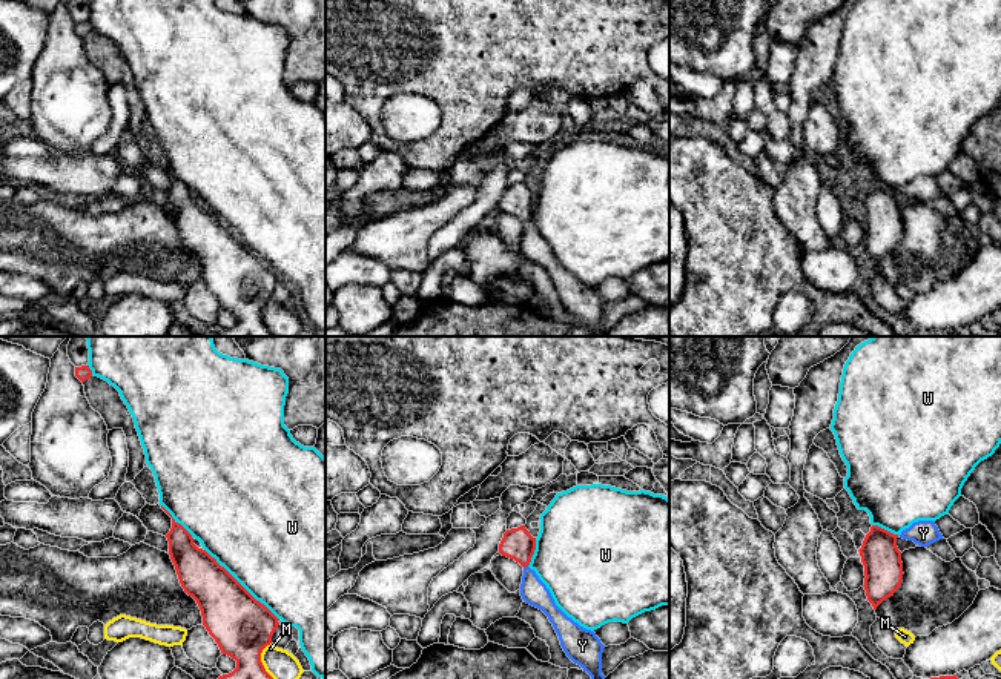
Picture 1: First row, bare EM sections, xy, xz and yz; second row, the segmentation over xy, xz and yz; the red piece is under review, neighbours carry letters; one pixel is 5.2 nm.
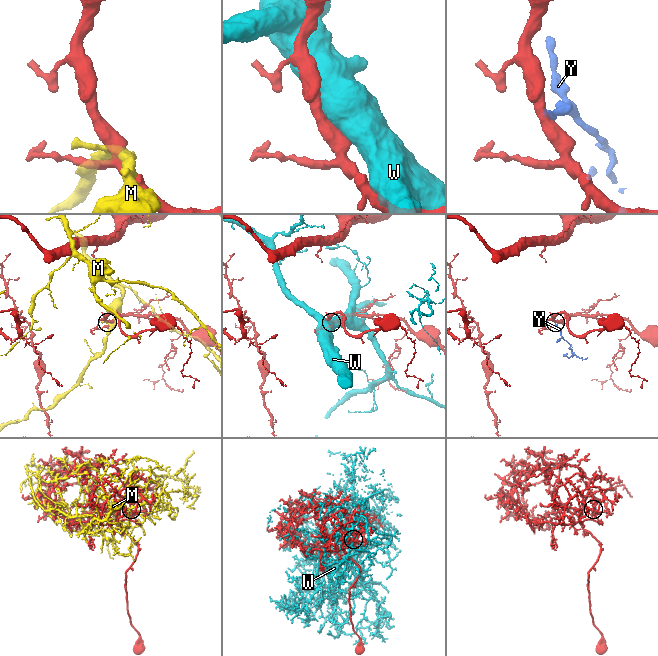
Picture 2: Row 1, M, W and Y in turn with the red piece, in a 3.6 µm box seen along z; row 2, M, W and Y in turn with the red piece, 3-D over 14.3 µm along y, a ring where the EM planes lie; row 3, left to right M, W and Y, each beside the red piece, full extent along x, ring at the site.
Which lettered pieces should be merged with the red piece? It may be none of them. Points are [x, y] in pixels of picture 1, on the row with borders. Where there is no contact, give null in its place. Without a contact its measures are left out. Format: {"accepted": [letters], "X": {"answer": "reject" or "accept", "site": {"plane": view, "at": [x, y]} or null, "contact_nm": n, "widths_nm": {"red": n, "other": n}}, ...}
{"accepted": ["Y"], "M": {"answer": "reject", "site": {"plane": "xy", "at": [260, 661]}, "contact_nm": 190, "widths_nm": {"red": 320, "other": 160}}, "W": {"answer": "reject", "site": {"plane": "xy", "at": [240, 584]}, "contact_nm": 550, "widths_nm": {"red": 320, "other": 500}}, "Y": {"answer": "accept", "site": {"plane": "xz", "at": [525, 566]}, "contact_nm": 30, "widths_nm": {"red": 170, "other": 140}}}

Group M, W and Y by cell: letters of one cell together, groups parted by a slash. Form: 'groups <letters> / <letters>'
groups M / W / Y

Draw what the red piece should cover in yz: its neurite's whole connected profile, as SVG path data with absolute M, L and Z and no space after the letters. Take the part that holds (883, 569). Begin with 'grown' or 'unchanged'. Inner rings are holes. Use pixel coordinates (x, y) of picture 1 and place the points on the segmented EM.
unchanged; M872 525L860 551L864 565L864 590L874 610L894 596L903 581L901 551L897 547L898 535Z

